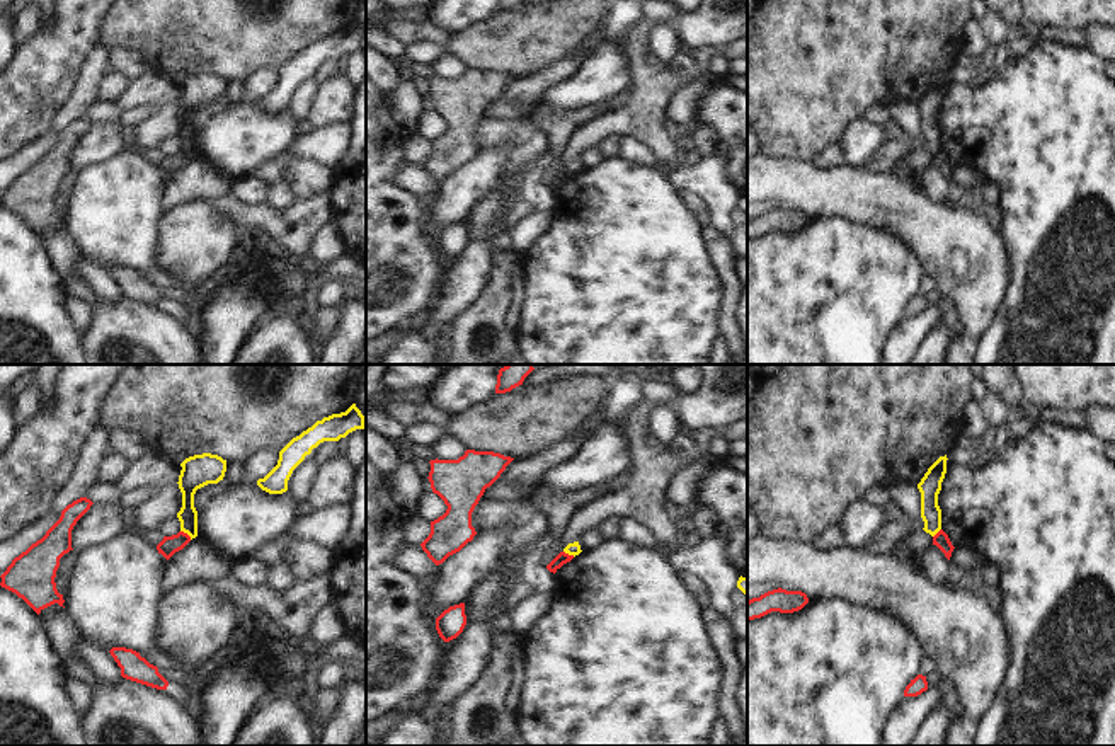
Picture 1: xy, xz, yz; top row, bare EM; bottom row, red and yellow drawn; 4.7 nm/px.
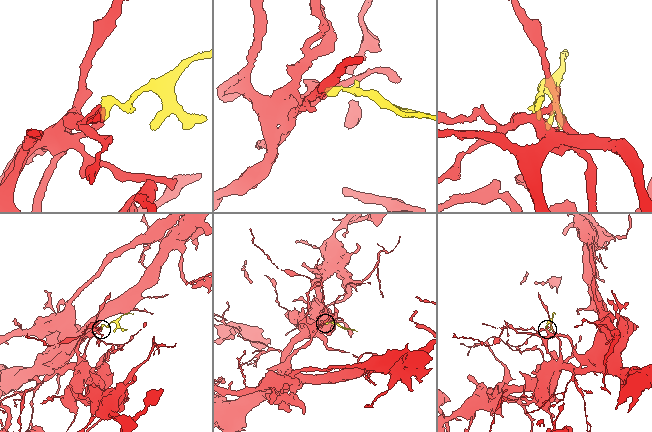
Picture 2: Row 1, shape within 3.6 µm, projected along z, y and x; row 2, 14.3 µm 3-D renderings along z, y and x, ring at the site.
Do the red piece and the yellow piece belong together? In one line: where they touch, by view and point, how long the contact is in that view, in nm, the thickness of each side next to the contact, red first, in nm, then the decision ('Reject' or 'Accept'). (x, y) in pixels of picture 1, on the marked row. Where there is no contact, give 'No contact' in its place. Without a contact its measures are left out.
Touches red at xy (186, 533). Shared border 70 nm. Thickness 90 nm (red) against 110 nm. Reject

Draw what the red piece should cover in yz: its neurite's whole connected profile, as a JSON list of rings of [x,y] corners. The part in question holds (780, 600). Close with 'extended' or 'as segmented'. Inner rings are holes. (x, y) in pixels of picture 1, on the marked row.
[[[778,588],[747,601],[747,622],[771,611],[793,613],[802,610],[807,603],[809,598],[805,593]]]; as segmented

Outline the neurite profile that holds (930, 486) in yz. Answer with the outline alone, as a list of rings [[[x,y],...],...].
[[[946,455],[940,456],[924,473],[918,489],[921,492],[921,518],[924,531],[935,537],[941,530],[941,509],[938,506],[938,494],[946,473]]]

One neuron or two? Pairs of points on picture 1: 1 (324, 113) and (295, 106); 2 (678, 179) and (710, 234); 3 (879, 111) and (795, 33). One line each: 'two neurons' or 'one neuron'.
1: two neurons
2: two neurons
3: two neurons

